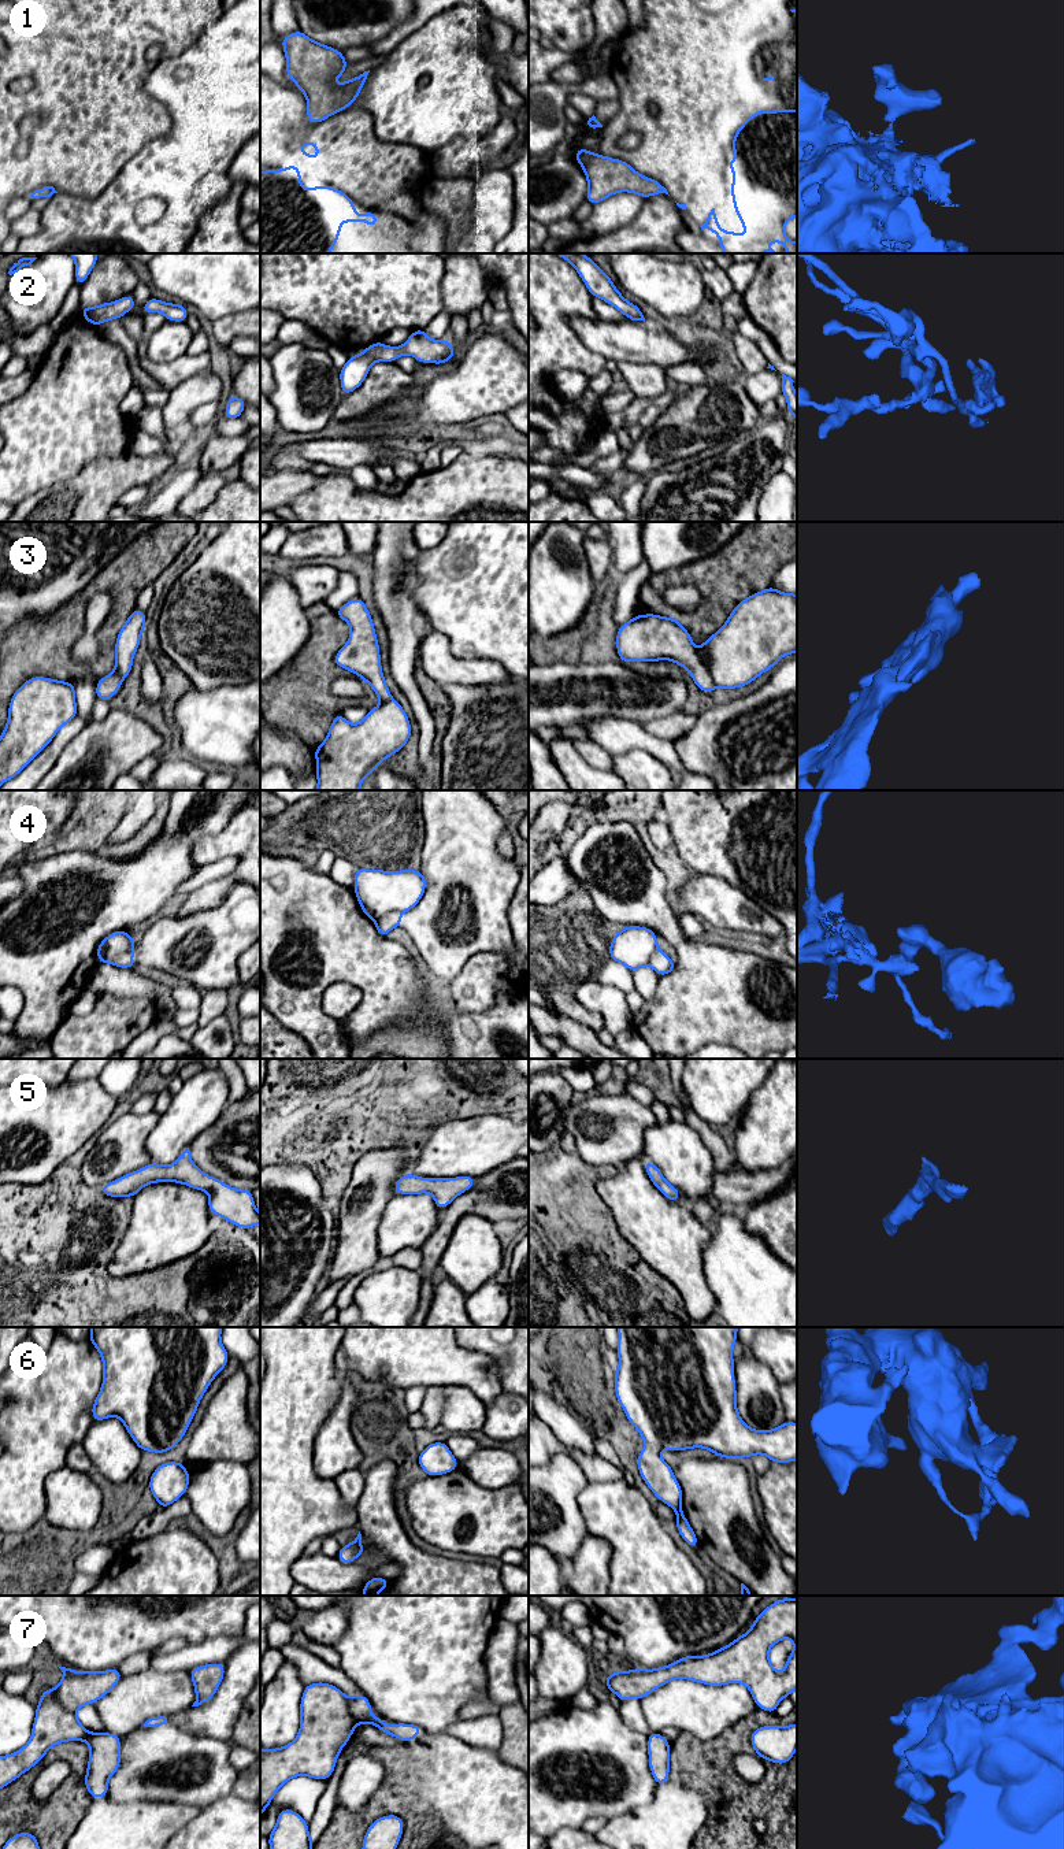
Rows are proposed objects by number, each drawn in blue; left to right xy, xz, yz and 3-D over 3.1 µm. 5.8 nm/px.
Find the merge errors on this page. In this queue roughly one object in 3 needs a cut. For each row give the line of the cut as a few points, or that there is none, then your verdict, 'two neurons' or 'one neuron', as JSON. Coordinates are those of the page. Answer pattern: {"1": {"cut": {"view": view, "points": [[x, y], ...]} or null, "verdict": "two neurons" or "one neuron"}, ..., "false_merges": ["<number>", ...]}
{"1": {"cut": {"view": "yz", "points": [[664, 189], [666, 192]]}, "verdict": "two neurons"}, "2": {"cut": null, "verdict": "one neuron"}, "3": {"cut": null, "verdict": "one neuron"}, "4": {"cut": {"view": "xz", "points": [[401, 912], [388, 912], [374, 921]]}, "verdict": "two neurons"}, "5": {"cut": null, "verdict": "one neuron"}, "6": {"cut": null, "verdict": "one neuron"}, "7": {"cut": null, "verdict": "one neuron"}, "false_merges": ["1", "4"]}

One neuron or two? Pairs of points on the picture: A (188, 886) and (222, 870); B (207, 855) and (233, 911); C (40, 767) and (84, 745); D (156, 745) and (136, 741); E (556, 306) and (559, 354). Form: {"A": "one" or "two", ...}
{"A": "one", "B": "two", "C": "two", "D": "one", "E": "one"}

